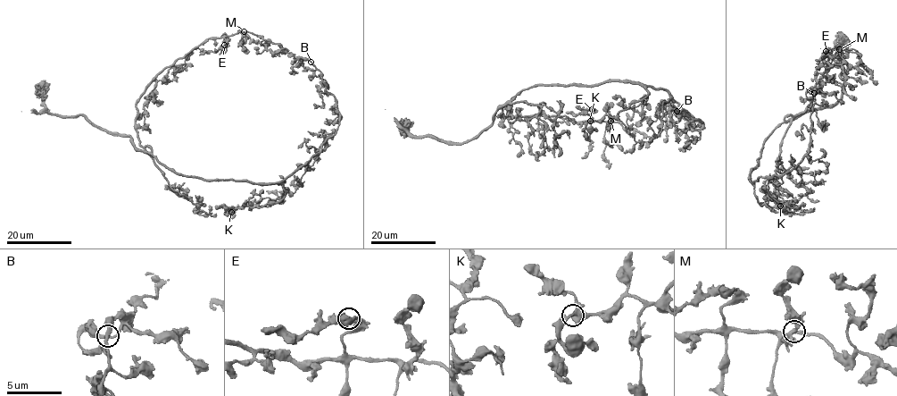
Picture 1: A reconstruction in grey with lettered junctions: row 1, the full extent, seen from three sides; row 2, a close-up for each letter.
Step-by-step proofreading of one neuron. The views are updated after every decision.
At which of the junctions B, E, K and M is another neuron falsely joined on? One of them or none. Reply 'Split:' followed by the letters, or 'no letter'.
Split: no letter

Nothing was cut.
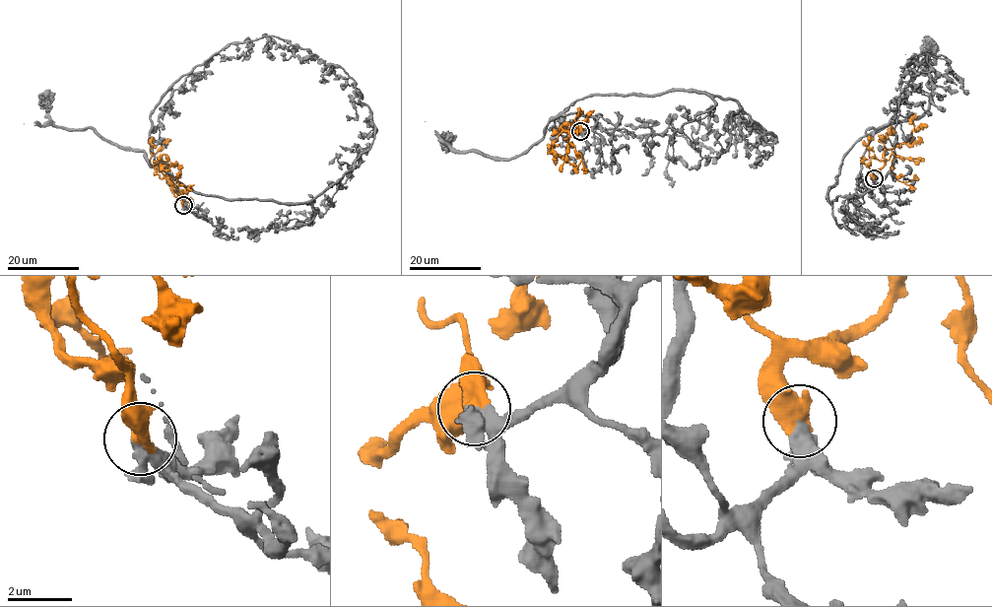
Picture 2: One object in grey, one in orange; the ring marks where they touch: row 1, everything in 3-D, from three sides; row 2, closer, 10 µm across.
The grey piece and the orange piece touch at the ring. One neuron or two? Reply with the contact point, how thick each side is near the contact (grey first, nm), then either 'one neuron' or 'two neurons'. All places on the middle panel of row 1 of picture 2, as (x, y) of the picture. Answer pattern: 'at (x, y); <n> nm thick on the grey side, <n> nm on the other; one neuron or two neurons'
at (580, 131); 550 nm thick on the grey side, 600 nm on the other; one neuron

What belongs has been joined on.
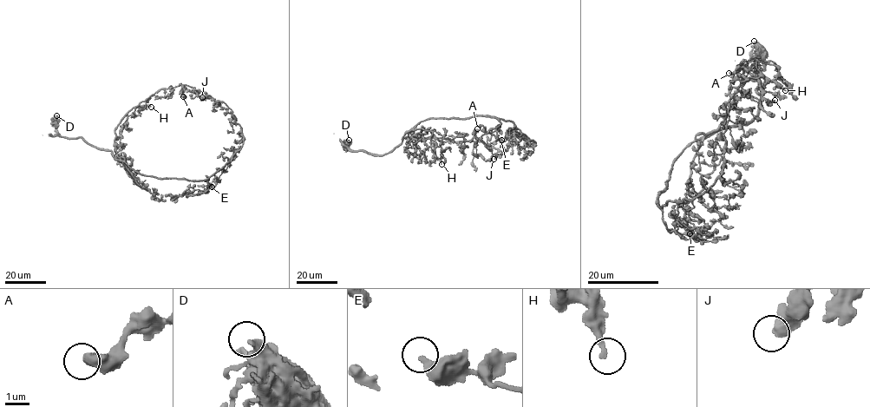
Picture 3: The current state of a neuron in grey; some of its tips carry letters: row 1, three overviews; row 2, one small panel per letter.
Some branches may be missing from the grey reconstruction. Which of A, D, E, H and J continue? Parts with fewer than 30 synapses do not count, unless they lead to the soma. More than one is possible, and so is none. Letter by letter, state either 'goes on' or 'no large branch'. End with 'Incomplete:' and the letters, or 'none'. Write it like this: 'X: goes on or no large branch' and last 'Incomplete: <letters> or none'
A: no large branch
D: no large branch
E: no large branch
H: no large branch
J: no large branch
Incomplete: none

